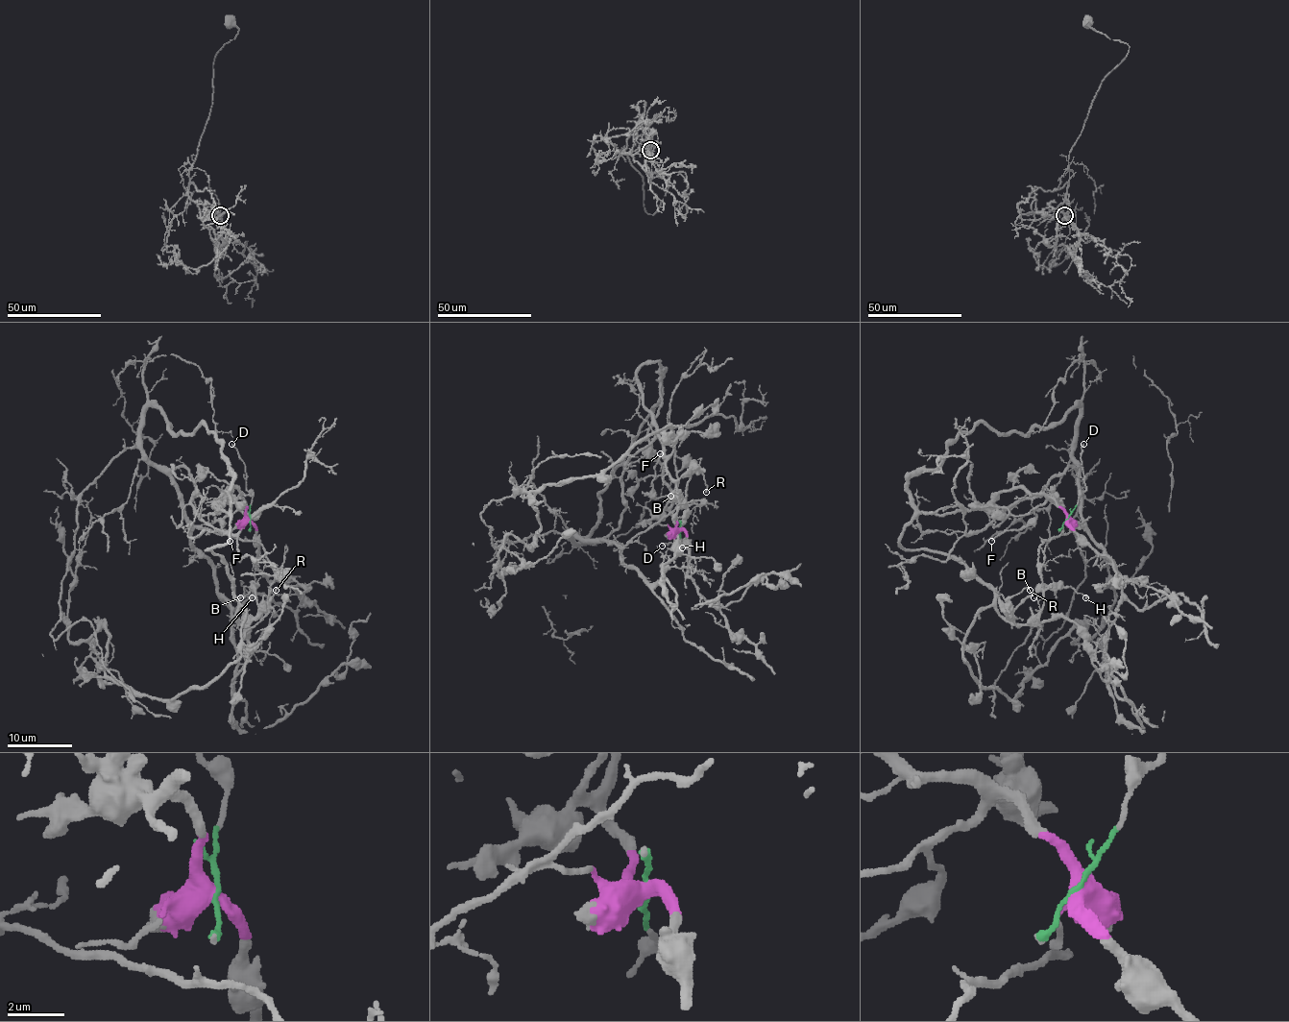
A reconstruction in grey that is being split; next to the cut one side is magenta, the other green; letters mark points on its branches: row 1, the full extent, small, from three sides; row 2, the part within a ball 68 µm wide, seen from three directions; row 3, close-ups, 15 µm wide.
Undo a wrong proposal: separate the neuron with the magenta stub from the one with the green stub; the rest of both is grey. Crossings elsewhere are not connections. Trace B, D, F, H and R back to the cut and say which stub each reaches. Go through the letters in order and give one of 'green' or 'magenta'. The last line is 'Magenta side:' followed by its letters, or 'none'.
B: magenta
D: green
F: magenta
H: magenta
R: magenta
Magenta side: B, F, H, R

